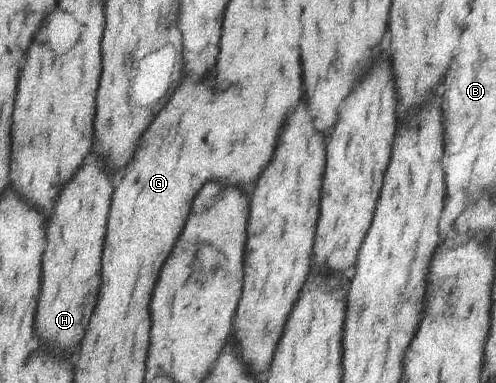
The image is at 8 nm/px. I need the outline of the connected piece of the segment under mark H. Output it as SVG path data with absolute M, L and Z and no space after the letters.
M103 160L87 162L81 166L81 170L75 174L75 178L63 188L53 216L47 226L49 234L49 246L47 246L47 256L43 264L43 296L39 302L39 320L37 320L37 330L41 336L47 336L51 344L59 350L73 350L83 338L89 328L91 314L97 304L97 294L99 294L99 284L101 284L101 252L105 246L105 234L107 234L107 220L109 220L109 208L113 200L113 174L109 170L99 170L107 166Z

